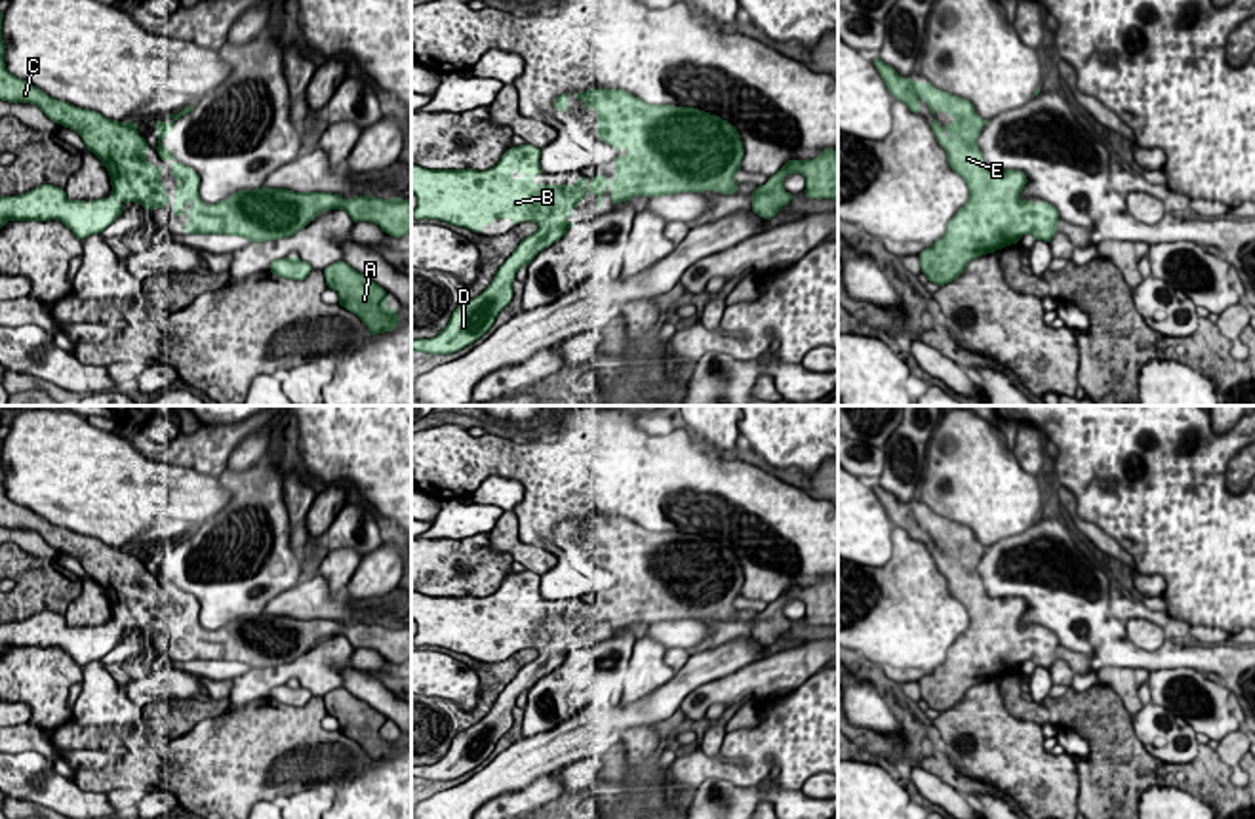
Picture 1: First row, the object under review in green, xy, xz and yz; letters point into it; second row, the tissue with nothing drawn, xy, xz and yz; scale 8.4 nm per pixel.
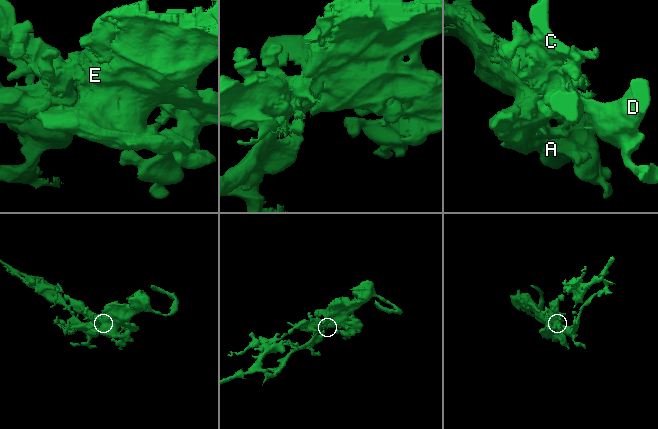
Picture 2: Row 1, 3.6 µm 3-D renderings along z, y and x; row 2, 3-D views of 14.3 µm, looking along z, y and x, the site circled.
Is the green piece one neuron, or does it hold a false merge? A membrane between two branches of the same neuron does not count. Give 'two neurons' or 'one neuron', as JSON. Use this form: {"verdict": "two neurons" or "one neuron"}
{"verdict": "one neuron"}

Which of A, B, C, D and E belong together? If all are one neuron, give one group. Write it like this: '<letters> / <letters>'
A B C D E

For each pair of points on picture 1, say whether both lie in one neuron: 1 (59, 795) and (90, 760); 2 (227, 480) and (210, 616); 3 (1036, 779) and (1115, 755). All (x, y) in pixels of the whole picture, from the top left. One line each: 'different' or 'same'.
1: different
2: same
3: different

